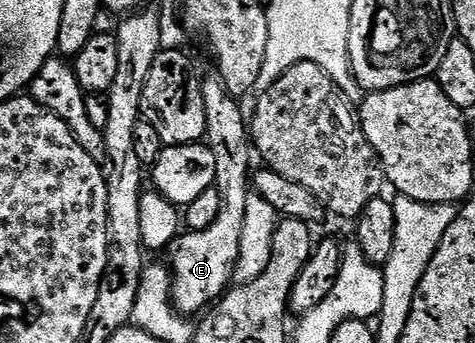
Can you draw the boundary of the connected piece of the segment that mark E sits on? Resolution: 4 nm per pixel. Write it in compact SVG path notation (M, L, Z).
M205 74L202 79L202 101L206 105L206 143L212 148L214 161L218 164L218 187L224 203L218 217L209 227L181 234L171 248L170 297L176 310L185 317L199 316L205 308L215 304L233 282L236 262L240 256L242 225L246 221L250 172L253 170L254 148L246 111L244 115L240 108L241 100L228 92L220 74L211 74Z

